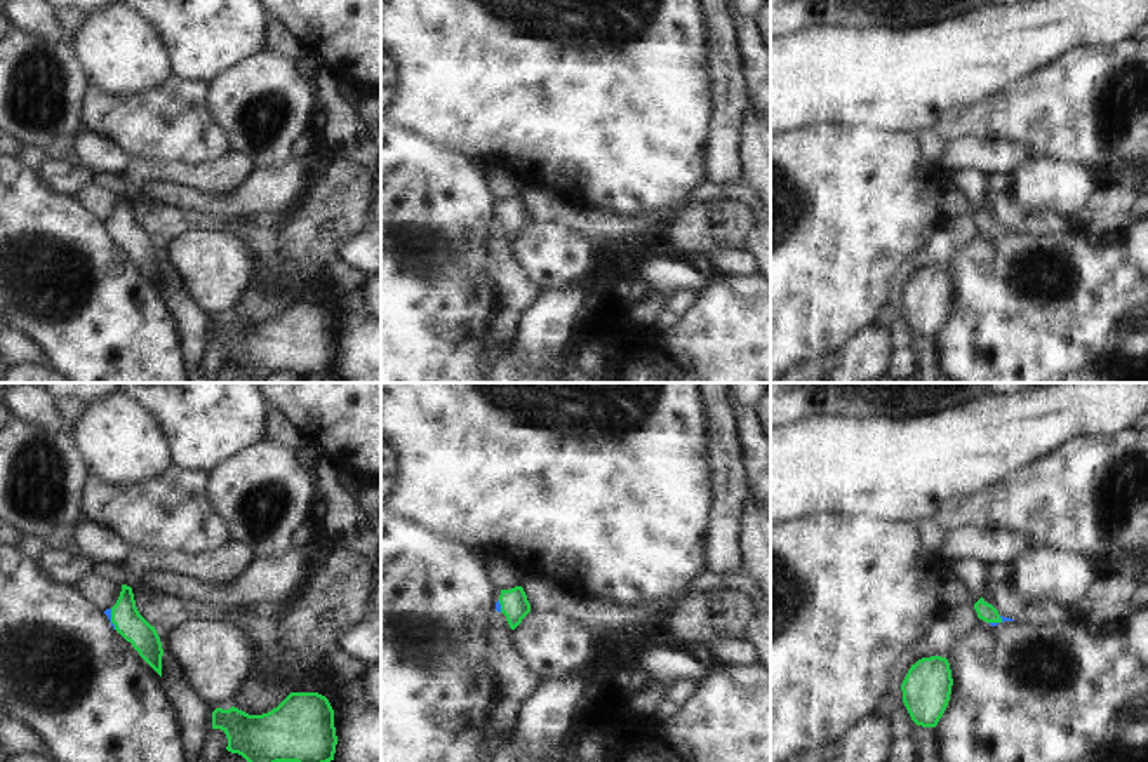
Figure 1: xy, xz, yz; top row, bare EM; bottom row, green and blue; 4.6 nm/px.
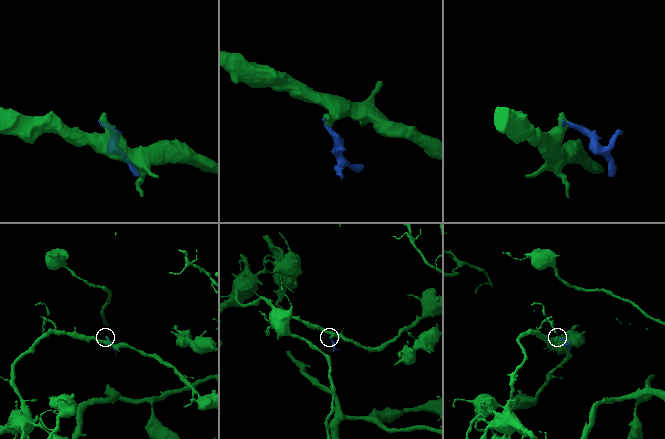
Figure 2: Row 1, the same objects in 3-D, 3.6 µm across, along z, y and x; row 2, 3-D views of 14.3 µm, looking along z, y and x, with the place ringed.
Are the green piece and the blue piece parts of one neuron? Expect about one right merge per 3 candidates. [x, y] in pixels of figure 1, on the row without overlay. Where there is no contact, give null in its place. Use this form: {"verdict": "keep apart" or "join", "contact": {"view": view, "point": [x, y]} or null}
{"verdict": "join", "contact": {"view": "xy", "point": [112, 230]}}

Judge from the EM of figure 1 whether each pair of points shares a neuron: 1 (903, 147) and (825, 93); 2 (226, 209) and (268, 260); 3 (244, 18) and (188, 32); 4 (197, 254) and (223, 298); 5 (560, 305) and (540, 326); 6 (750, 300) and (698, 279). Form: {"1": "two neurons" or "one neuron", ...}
{"1": "two neurons", "2": "two neurons", "3": "one neuron", "4": "one neuron", "5": "one neuron", "6": "two neurons"}

